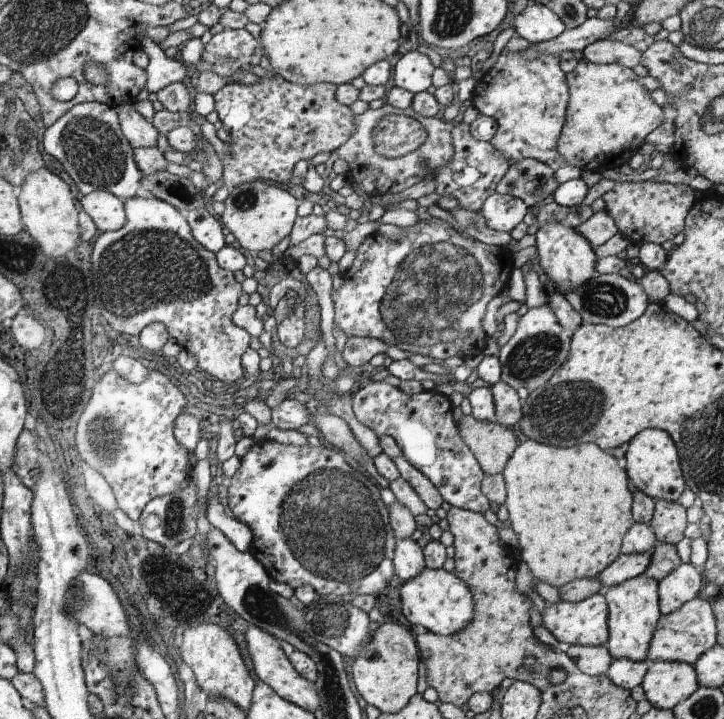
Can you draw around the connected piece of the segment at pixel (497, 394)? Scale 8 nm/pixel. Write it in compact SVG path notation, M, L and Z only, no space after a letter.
M503 381L492 385L489 390L497 408L497 423L506 427L518 423L522 418L522 400L517 390Z

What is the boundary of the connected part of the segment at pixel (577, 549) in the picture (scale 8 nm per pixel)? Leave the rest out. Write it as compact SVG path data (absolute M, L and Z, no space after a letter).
M526 440L514 450L511 458L504 468L503 478L505 479L506 500L505 505L510 515L510 527L518 537L518 547L520 552L518 558L528 564L530 572L536 580L545 582L557 589L568 582L574 580L596 577L602 570L605 570L621 554L624 534L633 526L632 517L633 494L628 490L628 476L625 470L620 468L618 460L608 452L601 450L594 442L582 443L577 446L560 448L536 442L536 440Z

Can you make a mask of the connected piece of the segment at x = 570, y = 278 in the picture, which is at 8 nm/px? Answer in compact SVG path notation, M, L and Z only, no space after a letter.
M544 222L538 225L536 232L536 251L539 258L538 264L552 280L552 289L564 293L582 286L584 282L588 282L595 275L595 263L597 257L595 250L591 248L590 242L580 234L577 229L569 228L563 223Z

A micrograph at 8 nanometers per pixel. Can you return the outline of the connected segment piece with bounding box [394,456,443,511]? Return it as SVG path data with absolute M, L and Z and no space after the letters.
M403 456L394 458L394 464L396 464L401 478L404 478L412 486L412 489L420 496L420 500L426 504L428 509L436 511L441 508L443 499L440 496L440 492L422 472L418 471L412 464L409 464L408 460Z

